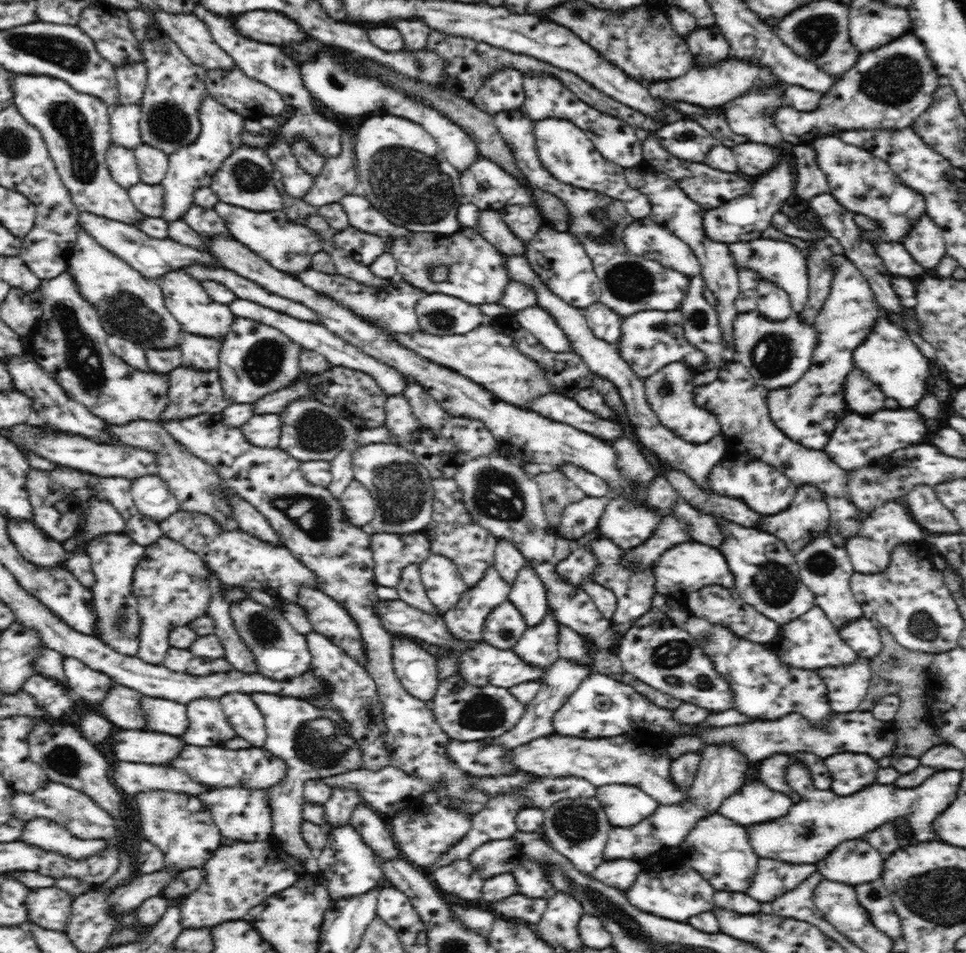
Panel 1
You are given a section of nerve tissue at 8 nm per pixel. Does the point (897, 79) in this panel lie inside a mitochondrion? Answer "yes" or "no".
yes

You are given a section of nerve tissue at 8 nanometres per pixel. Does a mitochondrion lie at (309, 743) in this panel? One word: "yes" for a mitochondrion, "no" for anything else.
yes

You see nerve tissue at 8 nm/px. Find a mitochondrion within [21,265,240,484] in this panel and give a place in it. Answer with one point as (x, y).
(91, 373)

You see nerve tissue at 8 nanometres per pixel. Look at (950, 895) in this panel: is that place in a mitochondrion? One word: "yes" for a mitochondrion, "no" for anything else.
yes

